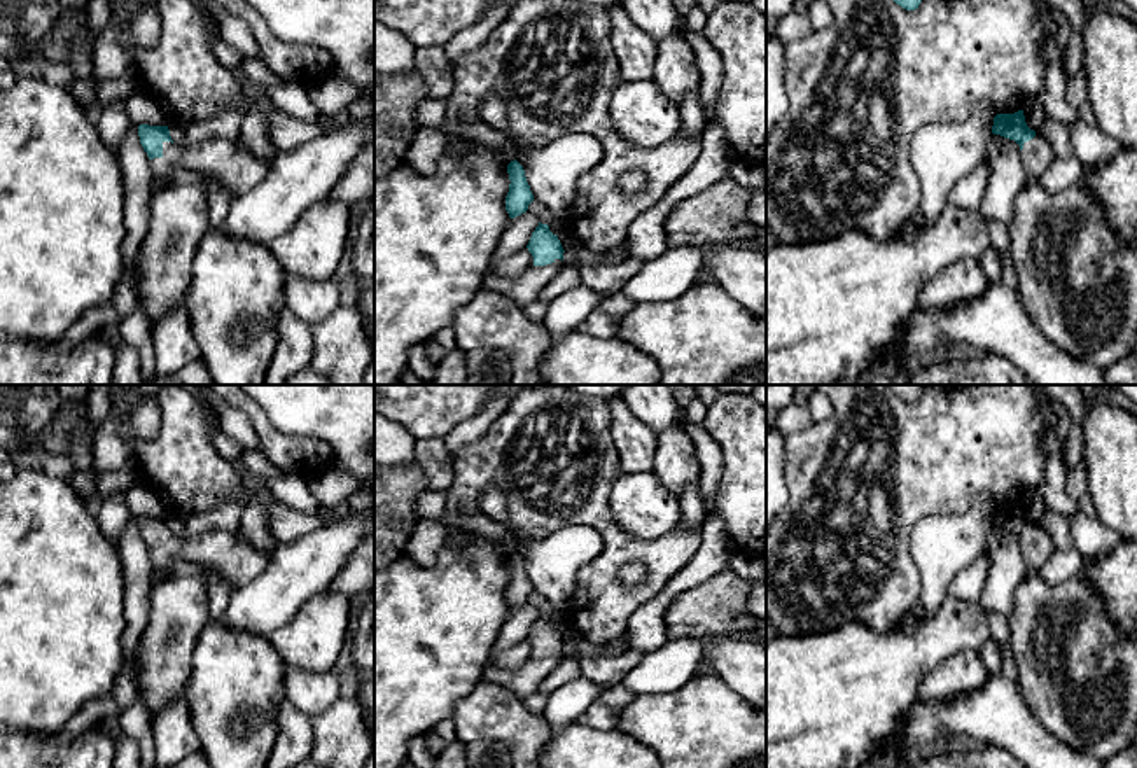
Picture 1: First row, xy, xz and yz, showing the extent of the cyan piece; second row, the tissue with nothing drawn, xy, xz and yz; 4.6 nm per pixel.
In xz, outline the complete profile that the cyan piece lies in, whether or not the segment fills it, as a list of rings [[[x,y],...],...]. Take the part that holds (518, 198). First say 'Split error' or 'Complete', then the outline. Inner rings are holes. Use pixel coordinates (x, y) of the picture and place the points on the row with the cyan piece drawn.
Complete. [[[514,159],[507,164],[509,192],[506,196],[506,210],[511,219],[525,213],[534,201],[534,194],[525,177],[523,166]]]

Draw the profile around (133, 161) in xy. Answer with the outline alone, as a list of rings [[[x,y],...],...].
[[[136,124],[129,126],[126,136],[121,140],[114,154],[117,157],[124,182],[122,215],[128,234],[121,247],[124,278],[119,282],[112,304],[121,317],[128,317],[136,310],[131,264],[149,231],[149,201],[152,196],[150,184],[156,178],[156,175],[152,173],[150,159],[140,143]]]

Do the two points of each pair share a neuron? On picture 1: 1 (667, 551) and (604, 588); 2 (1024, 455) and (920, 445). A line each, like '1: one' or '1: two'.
1: one
2: one

